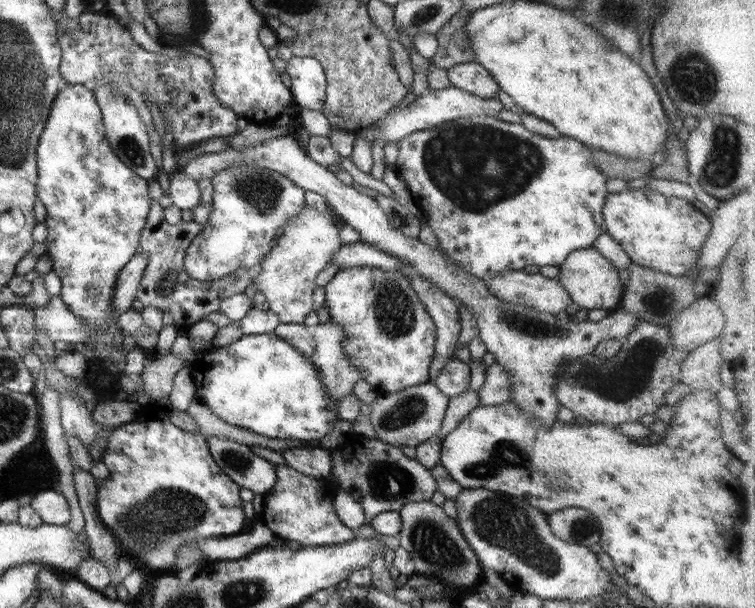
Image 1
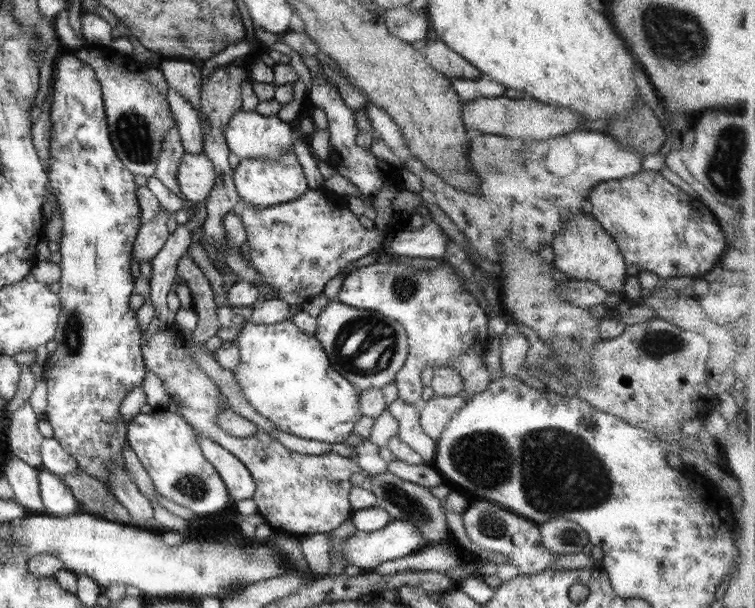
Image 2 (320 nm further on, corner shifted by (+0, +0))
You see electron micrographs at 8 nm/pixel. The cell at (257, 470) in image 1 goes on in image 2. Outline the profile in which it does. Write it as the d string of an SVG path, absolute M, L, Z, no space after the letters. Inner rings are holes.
M198 432L198 442L204 456L224 481L232 502L252 498L255 493L256 483L246 465L238 460L236 455L232 454L228 449L222 448L209 436Z

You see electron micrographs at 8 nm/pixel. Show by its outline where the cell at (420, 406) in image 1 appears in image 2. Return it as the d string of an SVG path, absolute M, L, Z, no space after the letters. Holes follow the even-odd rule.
M436 396L419 404L420 426L423 431L437 441L448 422L465 405L465 398L456 396Z

